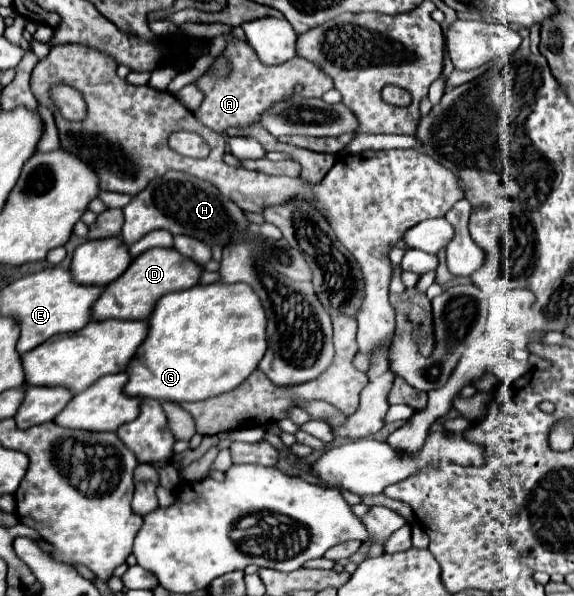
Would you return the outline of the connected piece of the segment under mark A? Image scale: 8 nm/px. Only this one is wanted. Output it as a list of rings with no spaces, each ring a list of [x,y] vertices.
[[[230,41],[222,55],[232,63],[232,73],[226,79],[216,79],[206,73],[196,81],[206,99],[194,115],[202,125],[216,133],[224,133],[228,127],[244,127],[260,121],[260,115],[274,103],[288,99],[296,85],[304,87],[304,97],[322,97],[328,89],[334,87],[332,79],[304,57],[294,57],[280,65],[264,65],[258,61],[254,49],[250,49],[250,45],[244,41]]]

